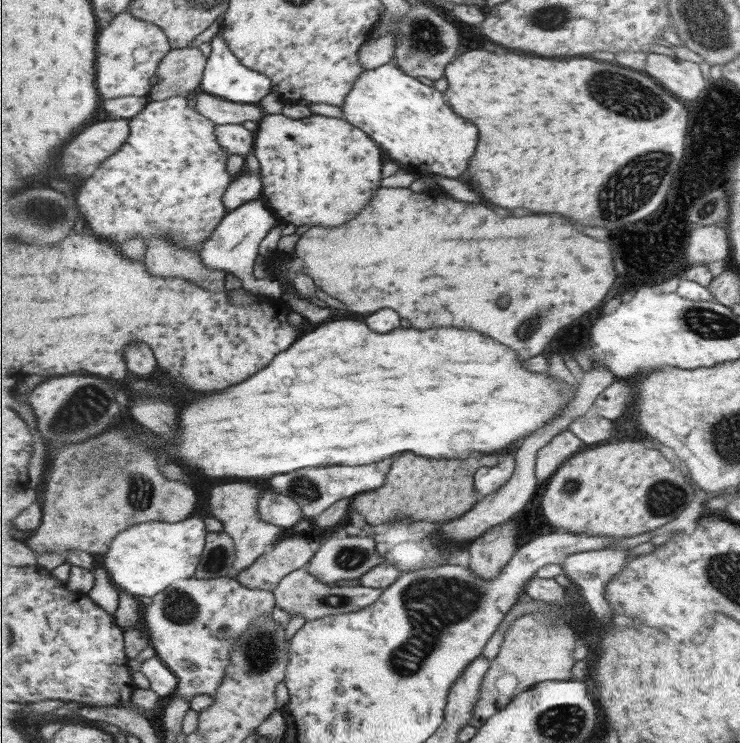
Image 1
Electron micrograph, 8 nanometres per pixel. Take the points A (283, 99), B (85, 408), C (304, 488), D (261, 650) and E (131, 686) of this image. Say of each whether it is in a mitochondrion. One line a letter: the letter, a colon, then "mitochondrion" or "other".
A: other
B: mitochondrion
C: mitochondrion
D: mitochondrion
E: other

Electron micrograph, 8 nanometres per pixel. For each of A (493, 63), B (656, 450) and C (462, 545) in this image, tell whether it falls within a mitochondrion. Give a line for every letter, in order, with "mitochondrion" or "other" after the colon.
A: other
B: other
C: other

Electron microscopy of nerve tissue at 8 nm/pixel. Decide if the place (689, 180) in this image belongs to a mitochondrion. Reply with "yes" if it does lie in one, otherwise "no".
yes

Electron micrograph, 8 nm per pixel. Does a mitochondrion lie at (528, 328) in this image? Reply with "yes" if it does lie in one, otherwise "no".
yes

